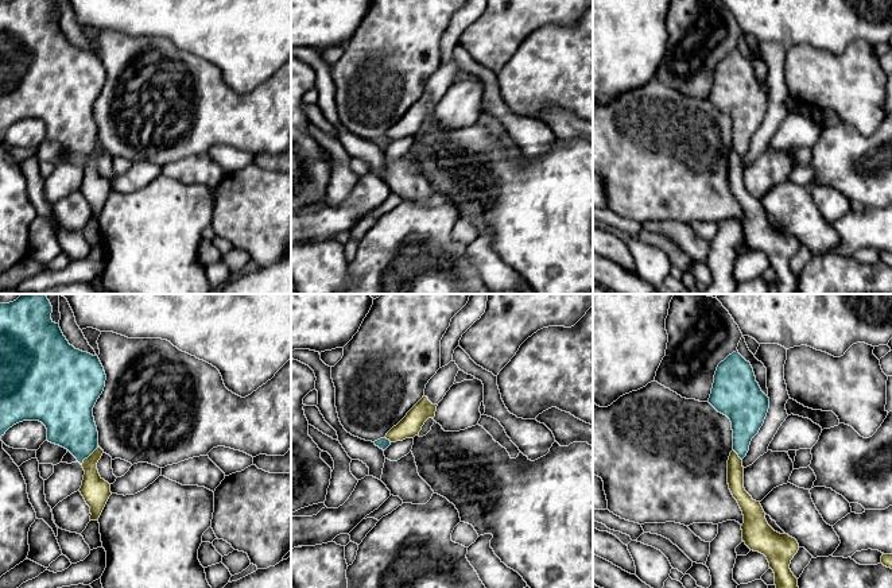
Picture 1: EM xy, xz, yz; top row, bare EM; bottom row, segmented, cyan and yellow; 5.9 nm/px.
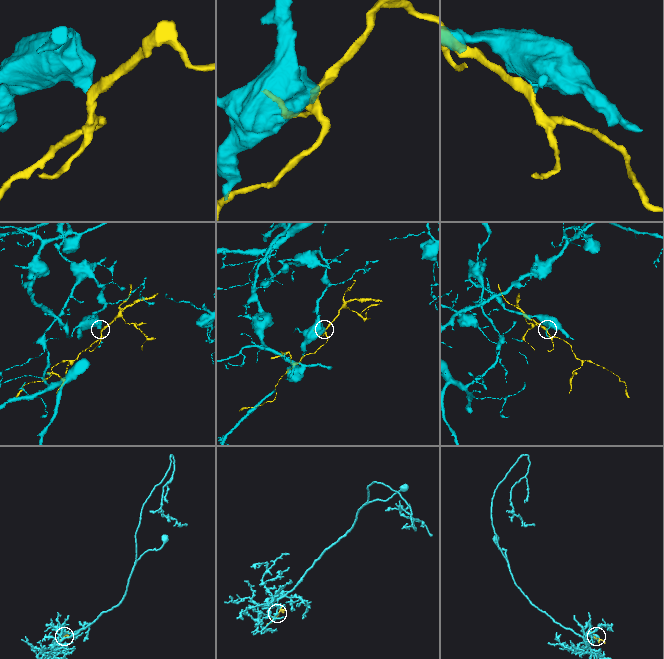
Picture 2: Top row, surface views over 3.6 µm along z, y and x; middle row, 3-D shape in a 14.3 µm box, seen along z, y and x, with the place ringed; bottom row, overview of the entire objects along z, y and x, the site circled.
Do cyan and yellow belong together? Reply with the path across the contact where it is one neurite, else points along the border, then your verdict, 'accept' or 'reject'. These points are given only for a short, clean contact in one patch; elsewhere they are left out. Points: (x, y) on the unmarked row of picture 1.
border along xy (99, 144), (81, 162); reject

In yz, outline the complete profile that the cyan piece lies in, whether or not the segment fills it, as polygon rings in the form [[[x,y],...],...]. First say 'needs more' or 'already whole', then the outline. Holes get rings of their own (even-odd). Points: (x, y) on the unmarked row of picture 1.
already whole; [[[738,49],[718,62],[709,101],[730,117],[733,148],[742,158],[764,121],[769,96],[756,80],[751,61]]]

